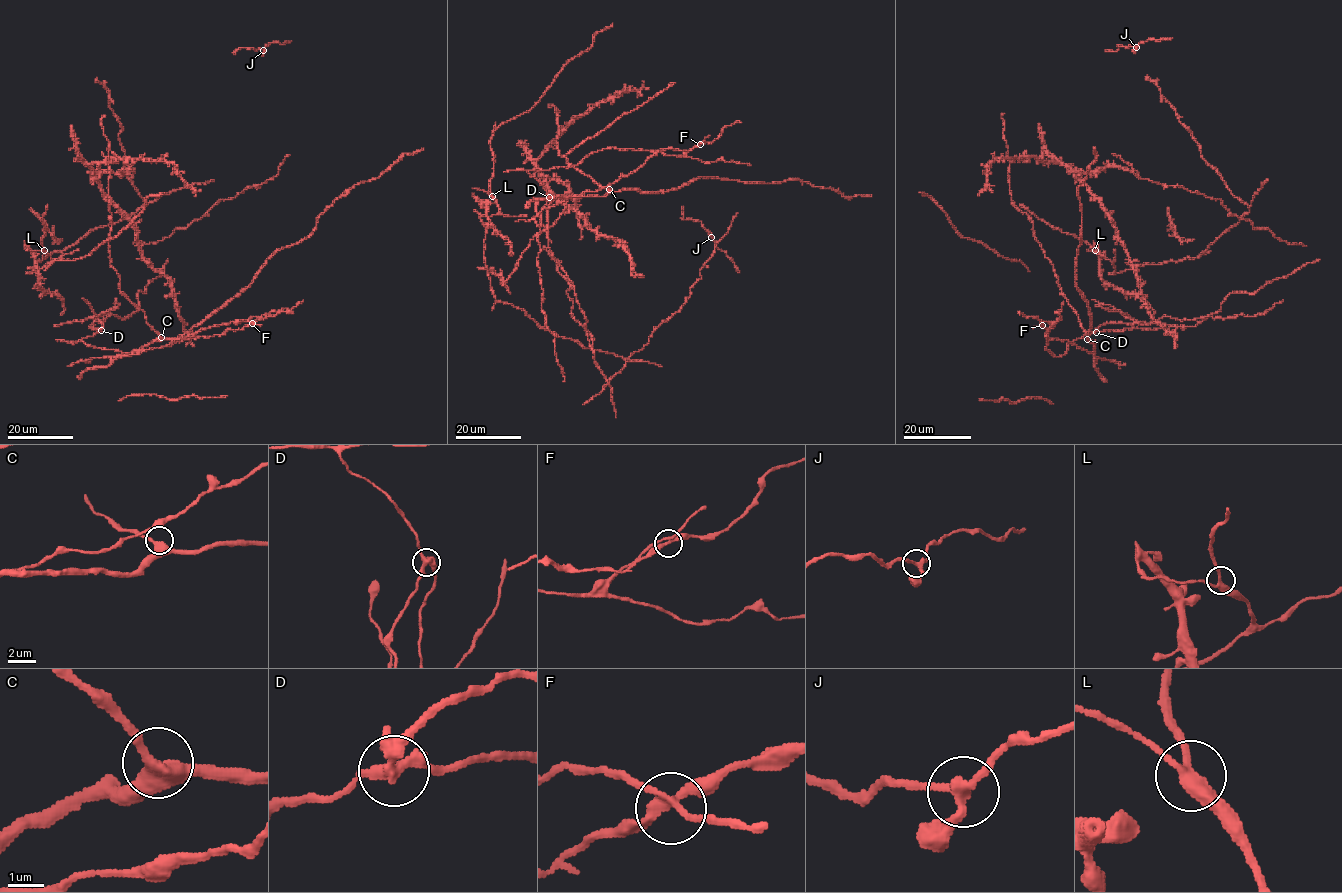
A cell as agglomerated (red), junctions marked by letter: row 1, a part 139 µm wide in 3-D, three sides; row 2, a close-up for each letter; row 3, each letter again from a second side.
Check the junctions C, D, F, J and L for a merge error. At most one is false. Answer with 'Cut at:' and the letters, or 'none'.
Cut at: D

